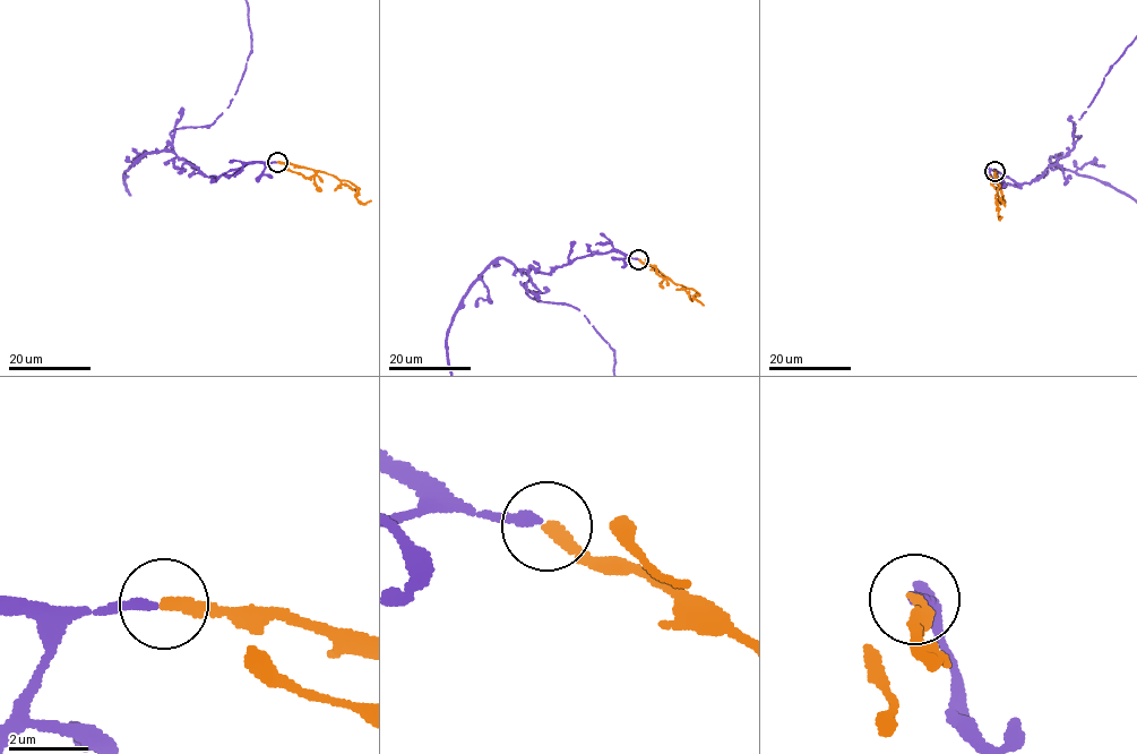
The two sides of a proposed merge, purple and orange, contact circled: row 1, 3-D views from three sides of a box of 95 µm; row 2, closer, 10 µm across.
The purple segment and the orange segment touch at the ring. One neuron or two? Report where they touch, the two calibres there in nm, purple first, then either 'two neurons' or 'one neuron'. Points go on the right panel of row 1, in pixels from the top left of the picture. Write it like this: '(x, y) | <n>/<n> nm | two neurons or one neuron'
(995, 171) | 220/240 nm | one neuron

